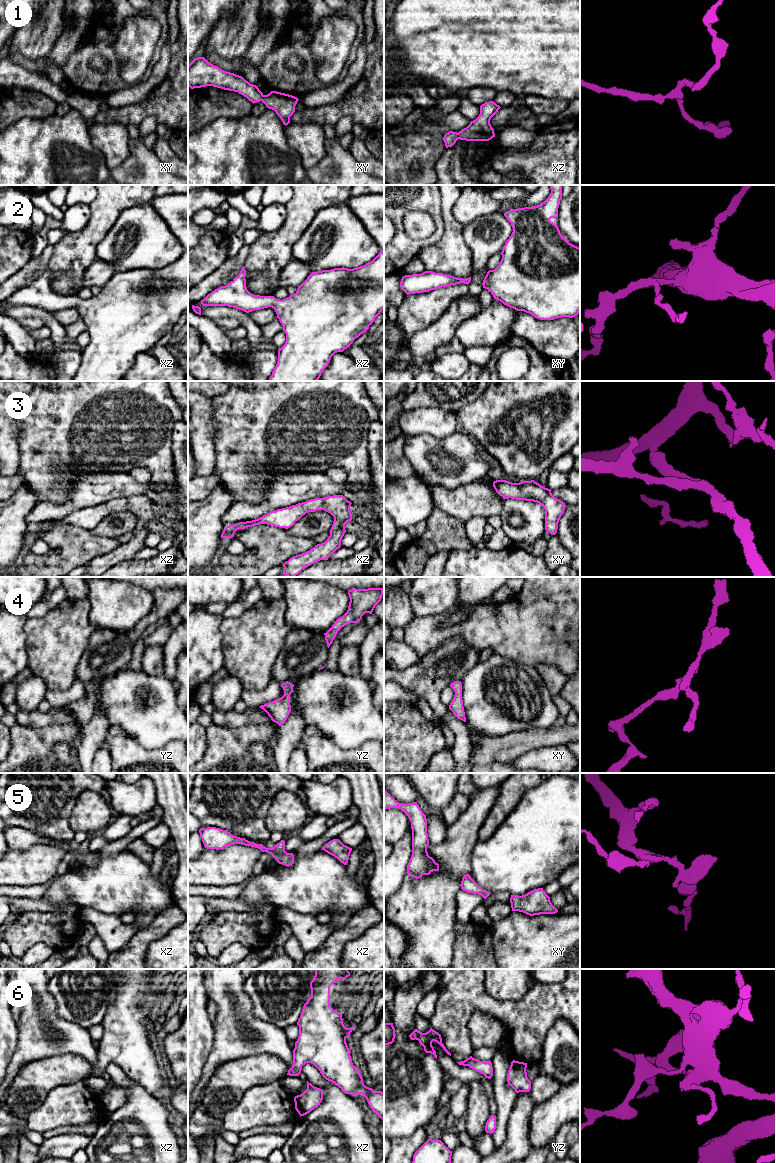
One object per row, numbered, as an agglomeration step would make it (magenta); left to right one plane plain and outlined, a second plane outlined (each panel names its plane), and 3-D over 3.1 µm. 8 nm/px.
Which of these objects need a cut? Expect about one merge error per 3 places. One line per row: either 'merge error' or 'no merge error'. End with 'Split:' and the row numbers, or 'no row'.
1: no merge error
2: no merge error
3: no merge error
4: no merge error
5: no merge error
6: no merge error
Split: no row

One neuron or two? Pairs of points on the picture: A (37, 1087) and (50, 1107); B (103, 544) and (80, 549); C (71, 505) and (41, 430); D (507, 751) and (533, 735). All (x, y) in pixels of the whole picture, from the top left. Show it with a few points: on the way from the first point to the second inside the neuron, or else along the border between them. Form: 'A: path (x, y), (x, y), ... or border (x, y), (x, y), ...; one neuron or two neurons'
A: border (64, 1084), (55, 1086), (29, 1115); two neurons
B: path (97, 545), (86, 545); one neuron
C: border (77, 474), (61, 474), (63, 503), (45, 501); two neurons
D: path (513, 745), (527, 740); one neuron

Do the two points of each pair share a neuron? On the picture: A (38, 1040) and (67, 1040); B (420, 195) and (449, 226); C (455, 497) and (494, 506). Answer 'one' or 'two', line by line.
A: one
B: two
C: one

